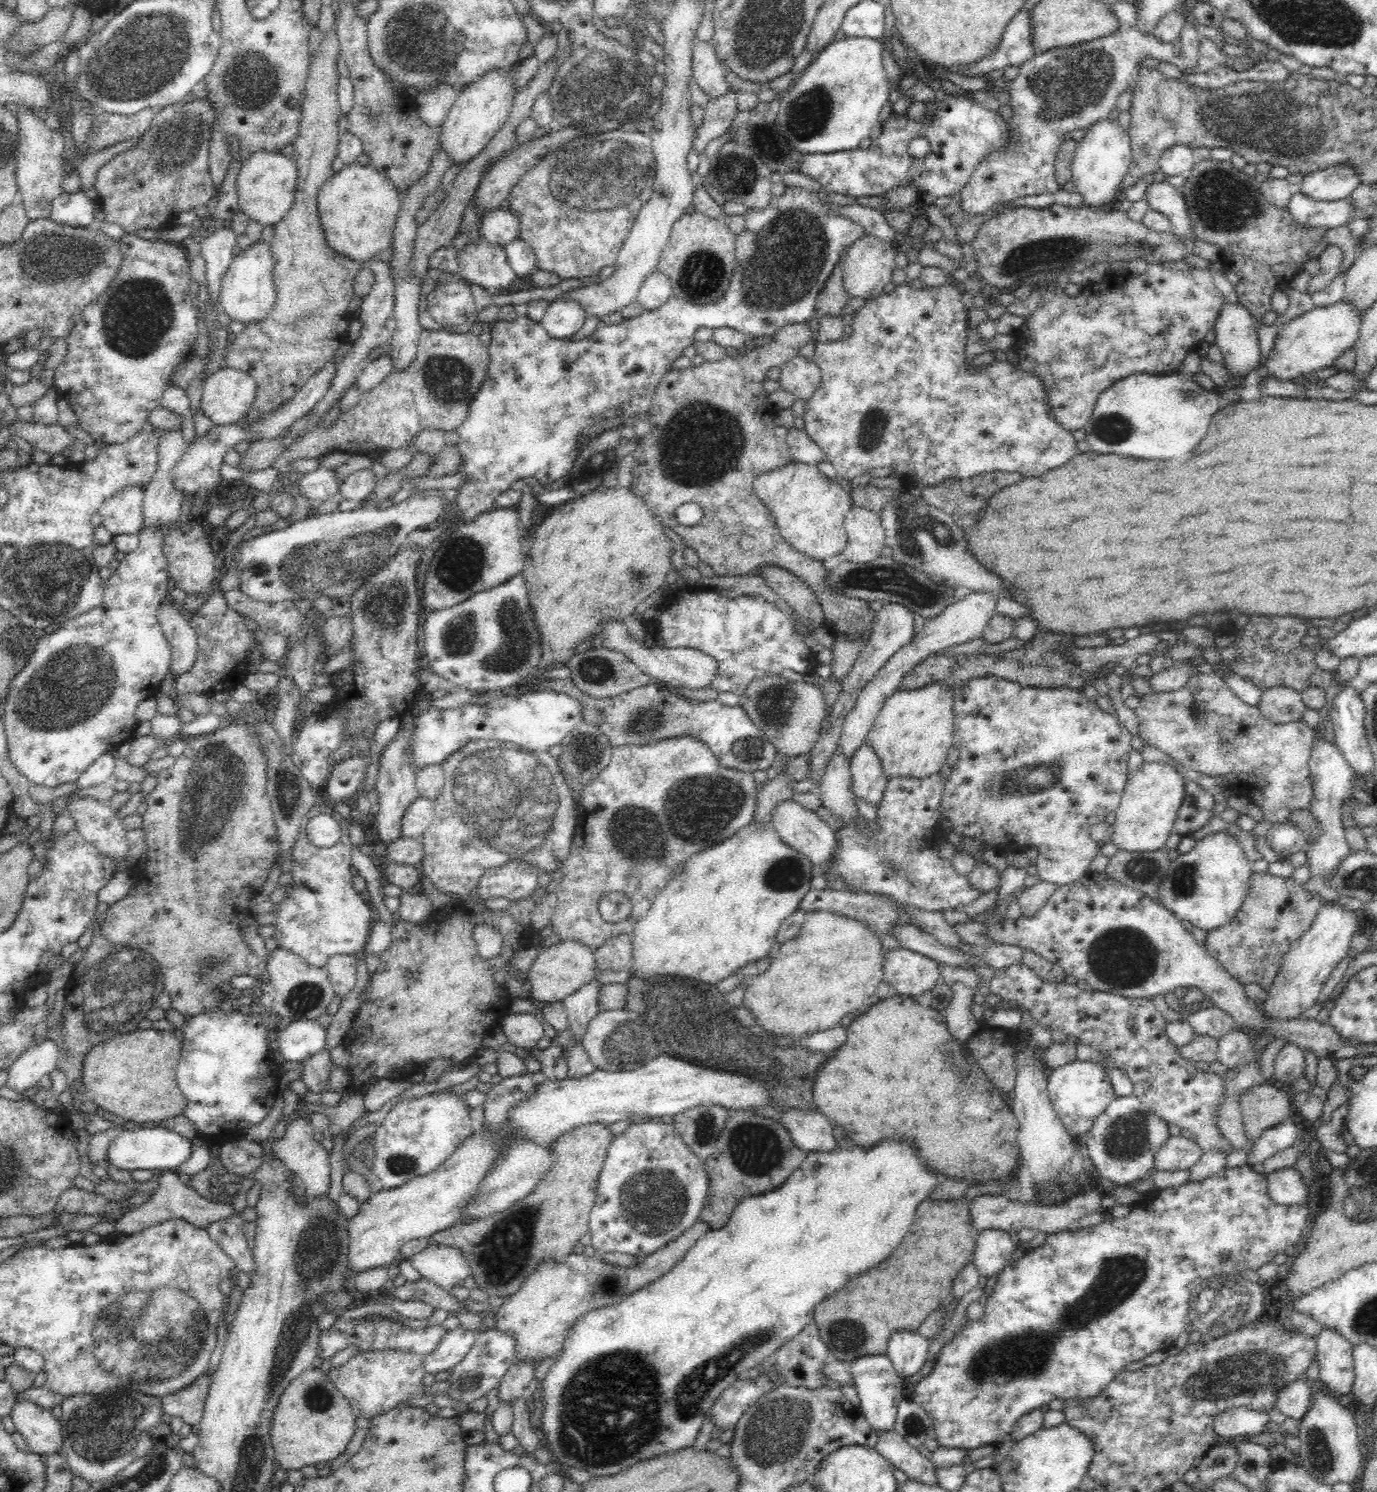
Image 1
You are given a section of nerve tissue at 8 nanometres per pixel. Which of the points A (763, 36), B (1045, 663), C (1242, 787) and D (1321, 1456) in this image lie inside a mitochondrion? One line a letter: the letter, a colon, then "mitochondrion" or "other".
A: mitochondrion
B: mitochondrion
C: other
D: mitochondrion

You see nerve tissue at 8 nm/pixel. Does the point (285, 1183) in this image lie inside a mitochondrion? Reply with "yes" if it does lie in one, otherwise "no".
no

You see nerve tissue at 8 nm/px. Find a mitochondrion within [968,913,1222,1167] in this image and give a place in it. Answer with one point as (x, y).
(1122, 958)

